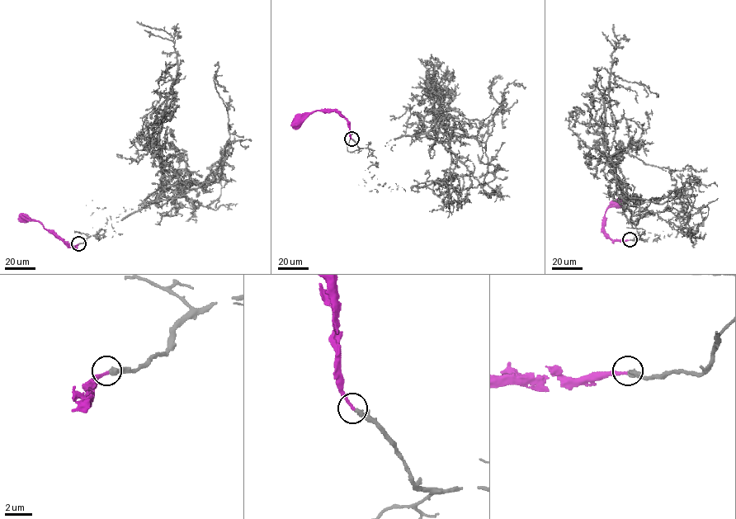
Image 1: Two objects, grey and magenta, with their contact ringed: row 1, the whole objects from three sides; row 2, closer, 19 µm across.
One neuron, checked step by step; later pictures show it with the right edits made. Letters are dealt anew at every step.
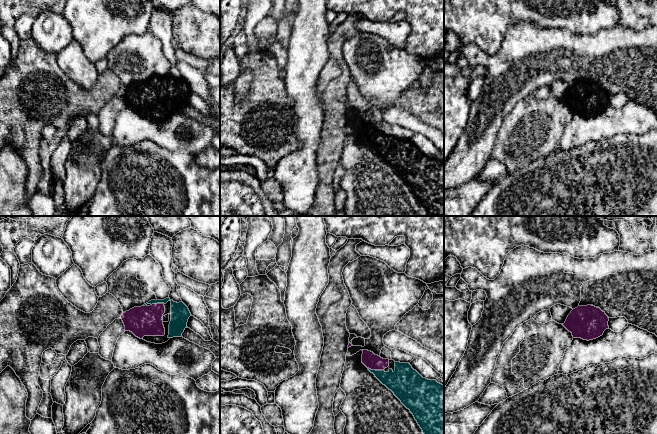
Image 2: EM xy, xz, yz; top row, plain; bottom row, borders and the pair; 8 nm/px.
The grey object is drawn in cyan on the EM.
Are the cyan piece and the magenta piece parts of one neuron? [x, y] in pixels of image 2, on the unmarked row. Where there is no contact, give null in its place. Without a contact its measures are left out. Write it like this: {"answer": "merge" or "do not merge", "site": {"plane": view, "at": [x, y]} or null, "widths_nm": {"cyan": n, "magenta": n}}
{"answer": "merge", "site": {"plane": "xz", "at": [372, 146]}, "widths_nm": {"cyan": 200, "magenta": 130}}

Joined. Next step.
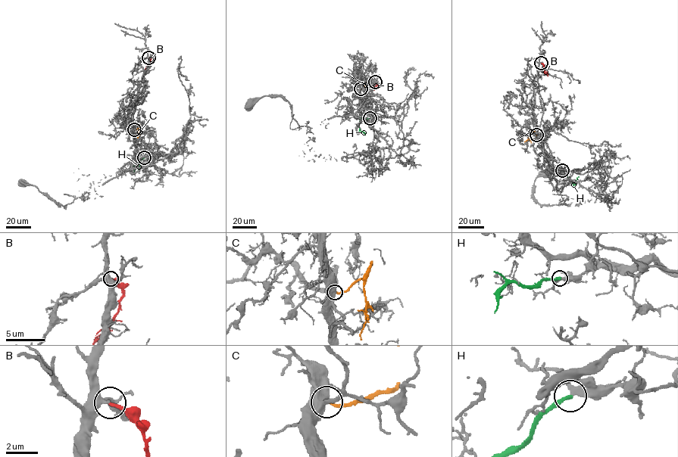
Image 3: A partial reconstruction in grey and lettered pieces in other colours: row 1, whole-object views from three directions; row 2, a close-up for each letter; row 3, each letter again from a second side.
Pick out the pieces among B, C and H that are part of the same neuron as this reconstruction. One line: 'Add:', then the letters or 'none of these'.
Add: B

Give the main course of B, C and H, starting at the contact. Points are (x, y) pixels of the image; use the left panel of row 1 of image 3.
B: (148, 57), (150, 60), (145, 67), (148, 65)
C: (134, 129), (140, 125), (137, 138)
H: (144, 157), (134, 163), (135, 172), (138, 170), (140, 163)

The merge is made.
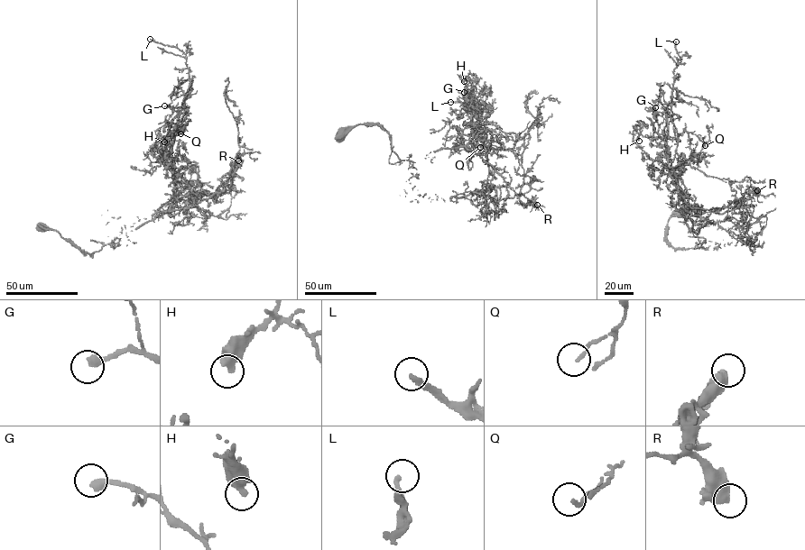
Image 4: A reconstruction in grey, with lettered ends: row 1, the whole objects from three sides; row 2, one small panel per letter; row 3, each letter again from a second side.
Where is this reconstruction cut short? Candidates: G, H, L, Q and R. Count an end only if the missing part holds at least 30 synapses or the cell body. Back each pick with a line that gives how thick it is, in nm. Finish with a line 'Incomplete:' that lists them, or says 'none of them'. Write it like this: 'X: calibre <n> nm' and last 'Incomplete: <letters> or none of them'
G: calibre 360 nm
L: calibre 200 nm
Incomplete: G, L

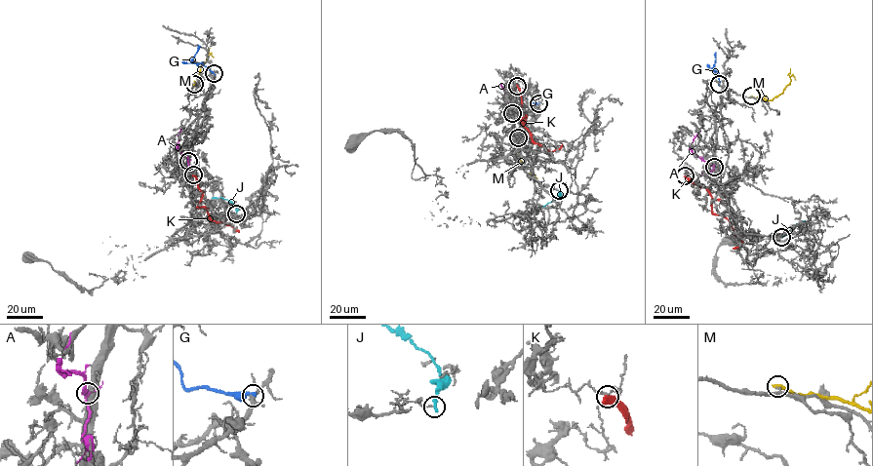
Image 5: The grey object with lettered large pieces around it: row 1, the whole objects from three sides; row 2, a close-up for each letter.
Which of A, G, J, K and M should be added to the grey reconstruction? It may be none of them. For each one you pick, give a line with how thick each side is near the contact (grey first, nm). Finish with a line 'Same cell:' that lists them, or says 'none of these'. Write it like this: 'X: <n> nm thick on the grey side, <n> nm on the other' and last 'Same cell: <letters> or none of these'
Same cell: none of these

